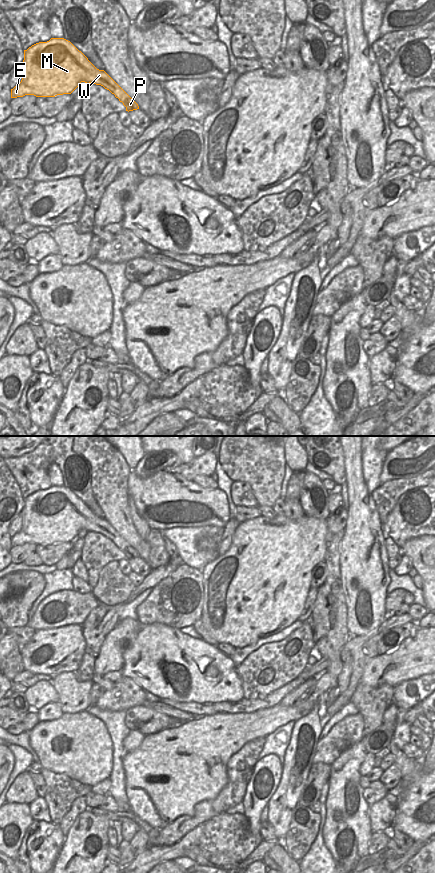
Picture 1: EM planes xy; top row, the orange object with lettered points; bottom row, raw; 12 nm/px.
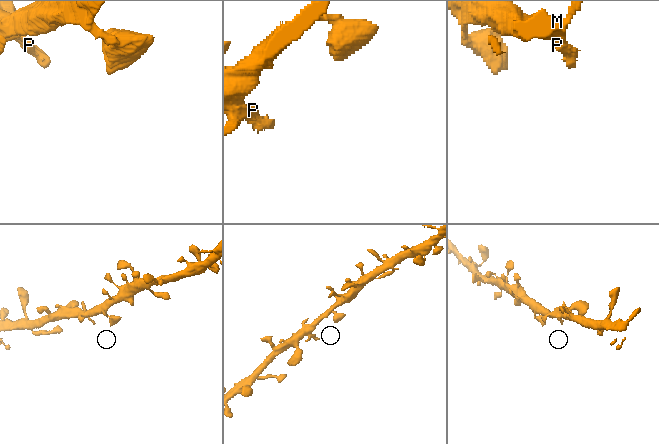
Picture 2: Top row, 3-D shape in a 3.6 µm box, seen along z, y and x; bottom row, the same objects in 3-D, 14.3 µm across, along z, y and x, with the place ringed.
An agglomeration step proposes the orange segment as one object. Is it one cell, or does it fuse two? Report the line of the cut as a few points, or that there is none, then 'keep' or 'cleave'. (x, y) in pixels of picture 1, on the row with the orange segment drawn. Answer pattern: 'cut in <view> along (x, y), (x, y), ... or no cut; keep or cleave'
cut in xy along (106, 74), (106, 82), (112, 87), (109, 90); cleave

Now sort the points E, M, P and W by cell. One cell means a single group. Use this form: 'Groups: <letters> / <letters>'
Groups: E M W / P.

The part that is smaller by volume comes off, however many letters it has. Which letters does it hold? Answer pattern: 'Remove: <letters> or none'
Remove: P

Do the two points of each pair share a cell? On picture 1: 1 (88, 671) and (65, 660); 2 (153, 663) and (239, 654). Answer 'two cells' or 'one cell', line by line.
1: two cells
2: two cells

